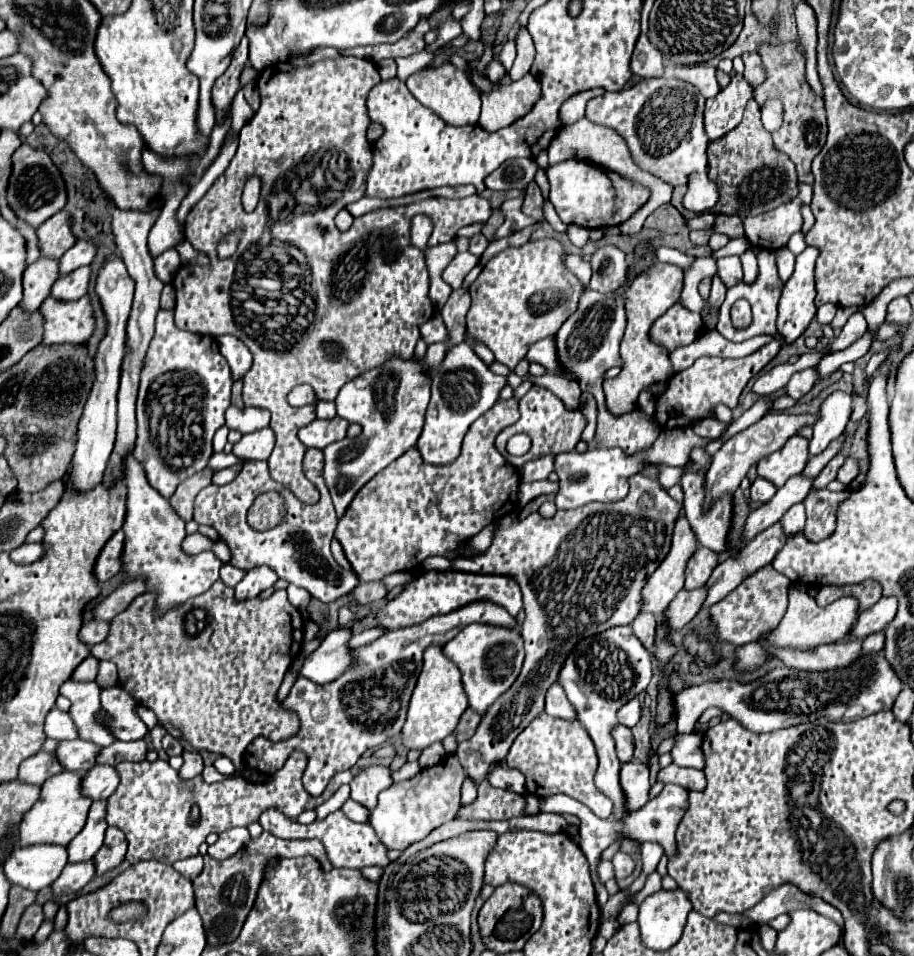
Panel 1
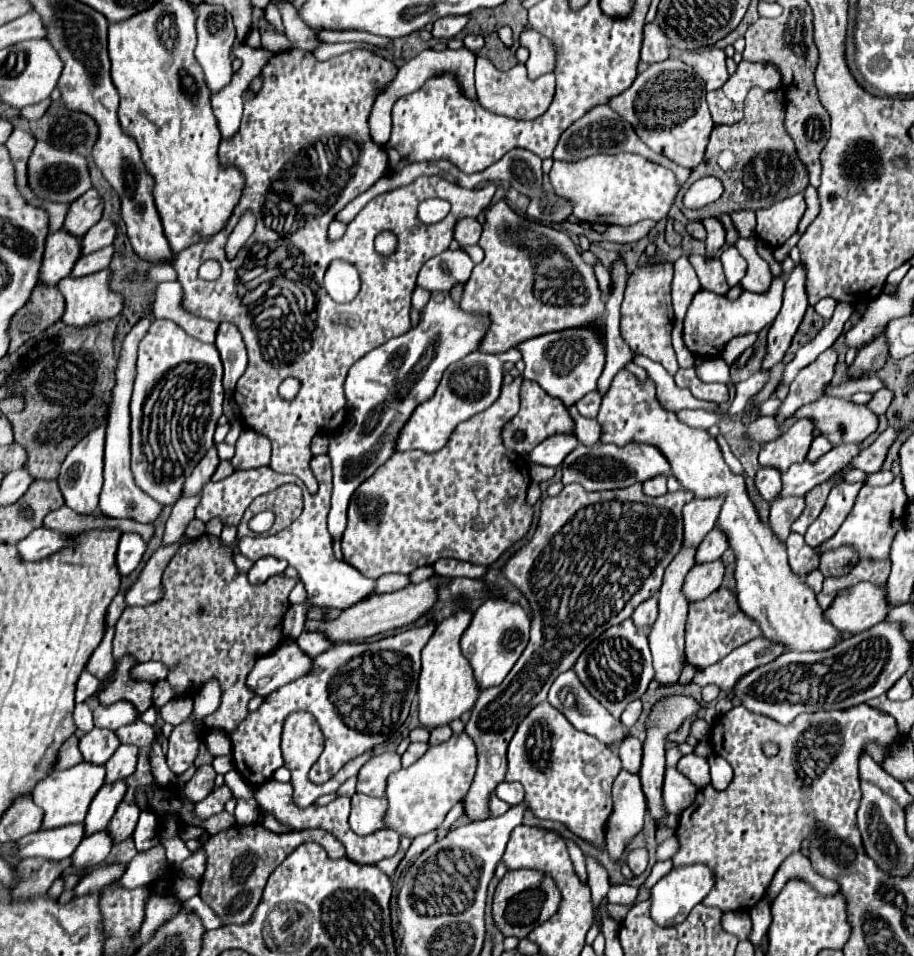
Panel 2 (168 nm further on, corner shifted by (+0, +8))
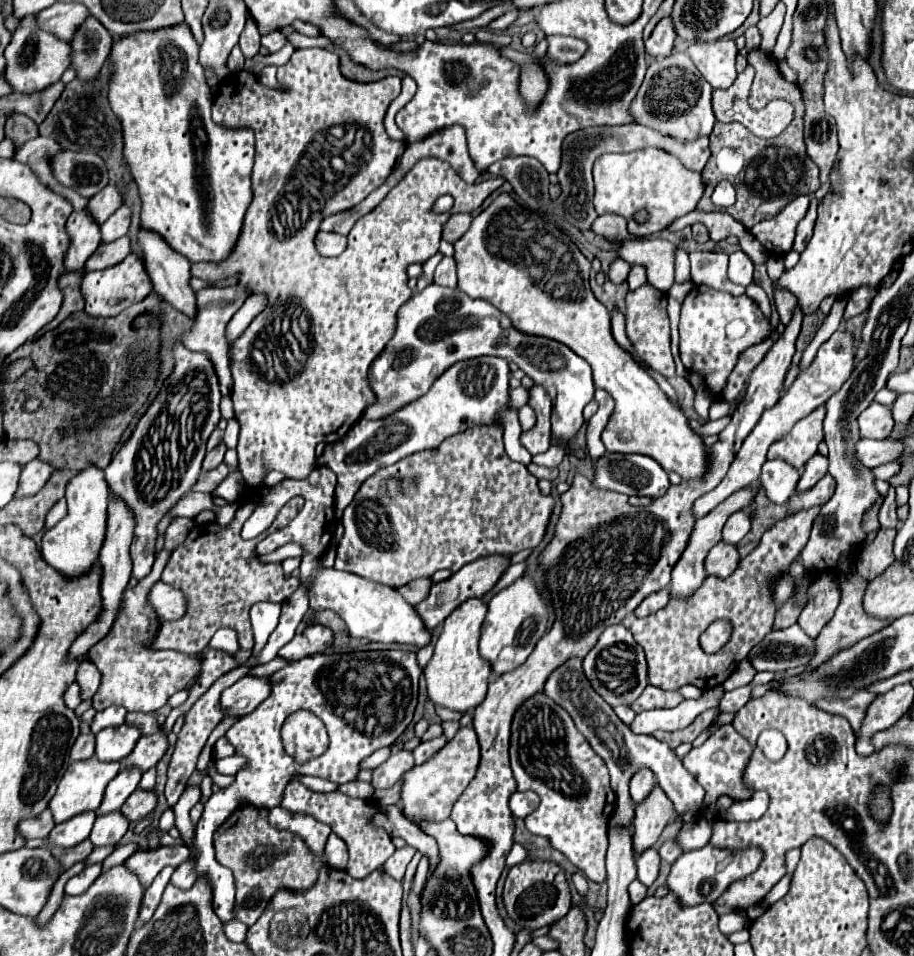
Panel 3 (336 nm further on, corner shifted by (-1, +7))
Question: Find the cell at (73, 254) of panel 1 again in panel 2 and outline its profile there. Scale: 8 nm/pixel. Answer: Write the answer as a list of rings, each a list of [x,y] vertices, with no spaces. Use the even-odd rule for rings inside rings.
[[[102,218],[96,226],[92,226],[84,236],[82,236],[82,254],[96,252],[108,244],[112,244],[116,236],[116,226],[112,220]]]

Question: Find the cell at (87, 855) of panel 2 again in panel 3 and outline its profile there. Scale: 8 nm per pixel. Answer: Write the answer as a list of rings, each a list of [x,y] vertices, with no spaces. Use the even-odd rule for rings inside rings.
[[[121,811],[107,813],[107,815],[95,819],[95,825],[93,825],[93,831],[89,835],[89,841],[93,843],[93,847],[117,845],[121,841],[121,837],[125,835],[127,827],[129,827],[129,821],[121,815]]]

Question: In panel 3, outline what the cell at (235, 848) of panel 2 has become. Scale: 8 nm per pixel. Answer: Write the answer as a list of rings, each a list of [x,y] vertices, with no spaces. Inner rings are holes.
[[[245,805],[235,809],[231,817],[215,831],[215,851],[217,851],[217,861],[233,871],[235,891],[237,891],[233,913],[235,913],[235,919],[239,919],[245,925],[253,925],[259,919],[259,915],[265,911],[275,891],[283,887],[287,889],[309,887],[311,883],[315,883],[315,875],[319,873],[319,859],[311,859],[311,855],[307,855],[307,847],[303,839],[297,837],[295,833],[273,829],[267,821],[267,809],[259,809],[255,805]]]

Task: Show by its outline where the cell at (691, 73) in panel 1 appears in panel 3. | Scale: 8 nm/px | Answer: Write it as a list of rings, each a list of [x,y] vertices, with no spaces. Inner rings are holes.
[[[713,41],[713,43],[695,43],[689,47],[689,57],[713,89],[729,87],[735,77],[735,41]]]

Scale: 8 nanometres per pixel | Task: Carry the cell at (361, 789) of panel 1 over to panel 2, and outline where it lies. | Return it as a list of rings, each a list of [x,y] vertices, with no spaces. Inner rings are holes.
[[[396,752],[376,754],[362,766],[362,770],[358,774],[356,790],[360,794],[368,794],[368,796],[384,796],[386,778],[400,768],[402,768],[400,754],[396,754]]]

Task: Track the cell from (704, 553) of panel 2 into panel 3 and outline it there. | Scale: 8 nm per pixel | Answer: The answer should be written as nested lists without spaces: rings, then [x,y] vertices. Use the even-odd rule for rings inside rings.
[[[737,511],[727,519],[727,523],[723,527],[723,541],[731,543],[731,545],[737,545],[749,533],[749,529],[751,529],[749,513]]]

